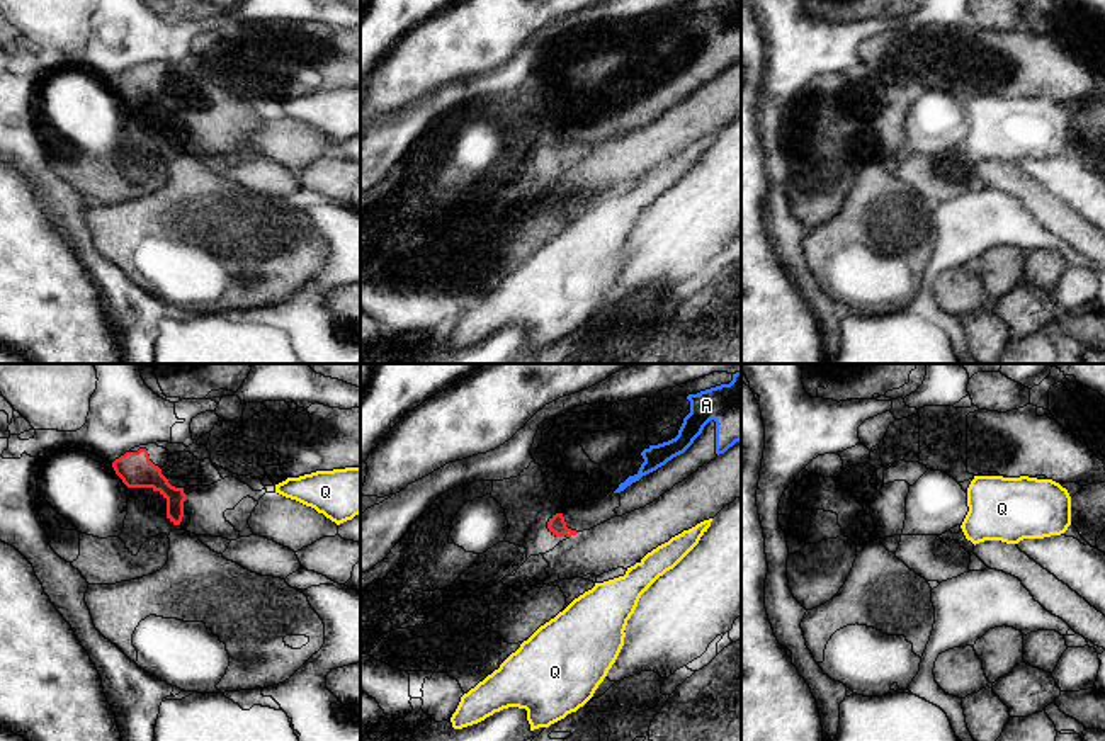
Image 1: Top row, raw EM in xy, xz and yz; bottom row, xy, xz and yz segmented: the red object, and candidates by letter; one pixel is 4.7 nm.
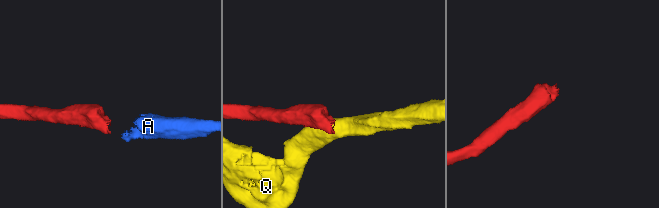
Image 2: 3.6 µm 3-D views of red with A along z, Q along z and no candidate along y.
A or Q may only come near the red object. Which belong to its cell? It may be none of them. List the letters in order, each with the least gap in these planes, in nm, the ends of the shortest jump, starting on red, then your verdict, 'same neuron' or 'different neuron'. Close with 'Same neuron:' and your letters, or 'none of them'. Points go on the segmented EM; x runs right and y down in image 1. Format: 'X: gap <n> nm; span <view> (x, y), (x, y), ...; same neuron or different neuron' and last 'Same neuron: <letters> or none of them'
A: gap 260 nm; span xz (575, 531), (614, 492); same neuron
Q: gap 260 nm; span xz (575, 534), (595, 583); different neuron
Same neuron: A

